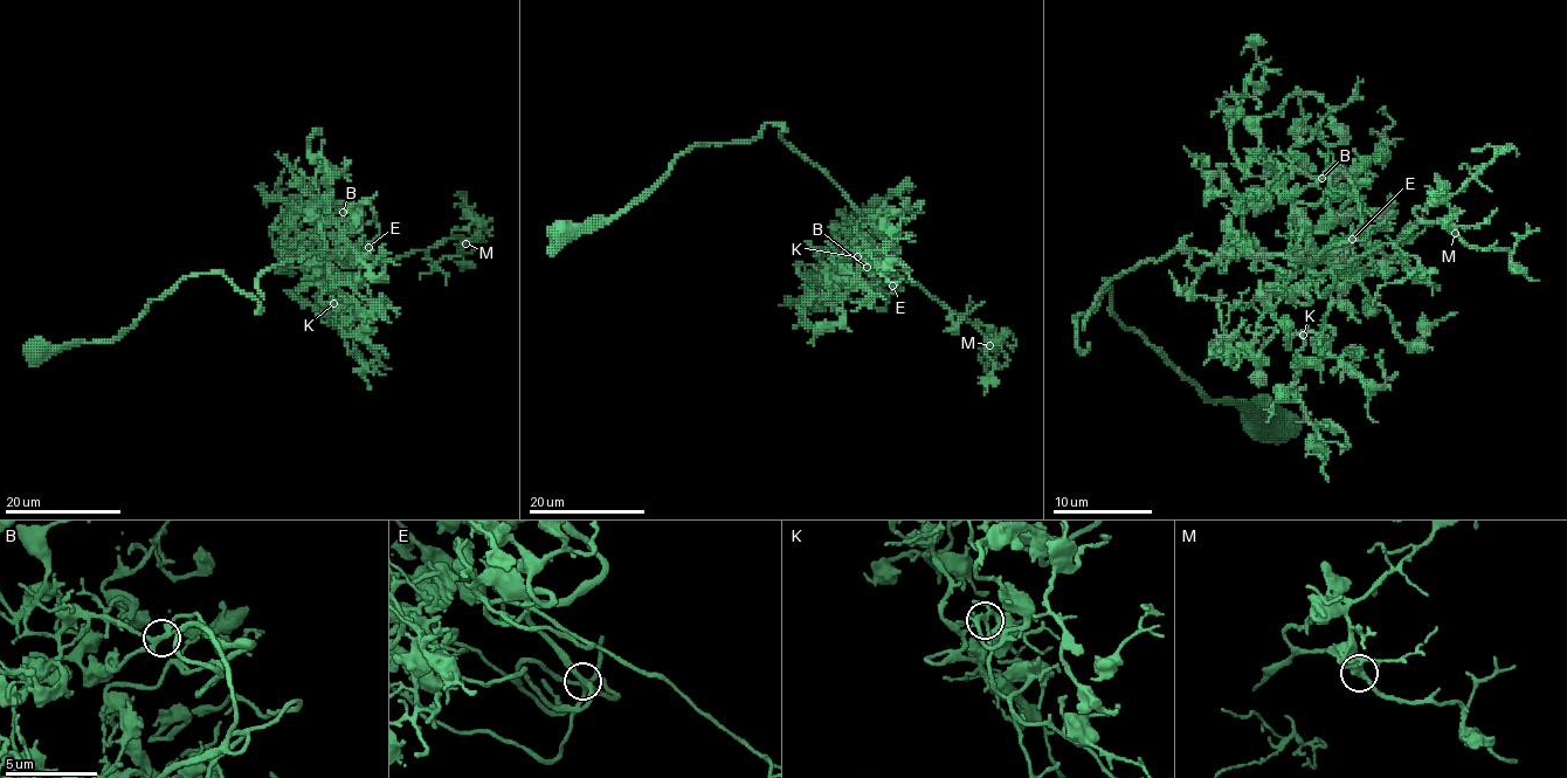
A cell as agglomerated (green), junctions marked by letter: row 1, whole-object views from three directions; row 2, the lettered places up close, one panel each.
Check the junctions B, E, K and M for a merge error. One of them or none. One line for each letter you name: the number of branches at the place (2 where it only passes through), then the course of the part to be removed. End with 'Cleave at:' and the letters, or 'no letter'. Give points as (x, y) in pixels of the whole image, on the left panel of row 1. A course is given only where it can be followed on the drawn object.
Cleave at: no letter

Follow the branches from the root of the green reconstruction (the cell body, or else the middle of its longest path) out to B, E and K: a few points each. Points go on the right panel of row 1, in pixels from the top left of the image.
B: (1256, 419), (1130, 330), (1108, 281), (1075, 317), (1147, 261), (1243, 253), (1241, 213), (1286, 166), (1320, 179)
E: (1256, 419), (1212, 403), (1130, 330), (1108, 281), (1075, 317), (1119, 273), (1177, 250), (1311, 261), (1353, 239)
K: (1256, 419), (1108, 281), (1075, 317), (1177, 250), (1320, 255), (1323, 297), (1254, 303), (1303, 335)

